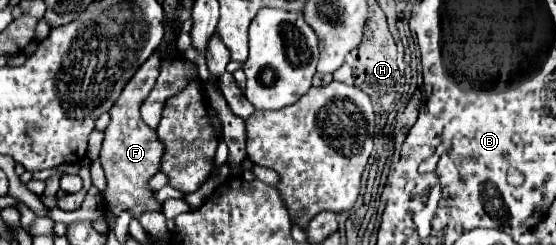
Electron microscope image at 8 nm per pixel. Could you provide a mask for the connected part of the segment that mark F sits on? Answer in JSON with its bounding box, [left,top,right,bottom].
[100,52,162,218]

